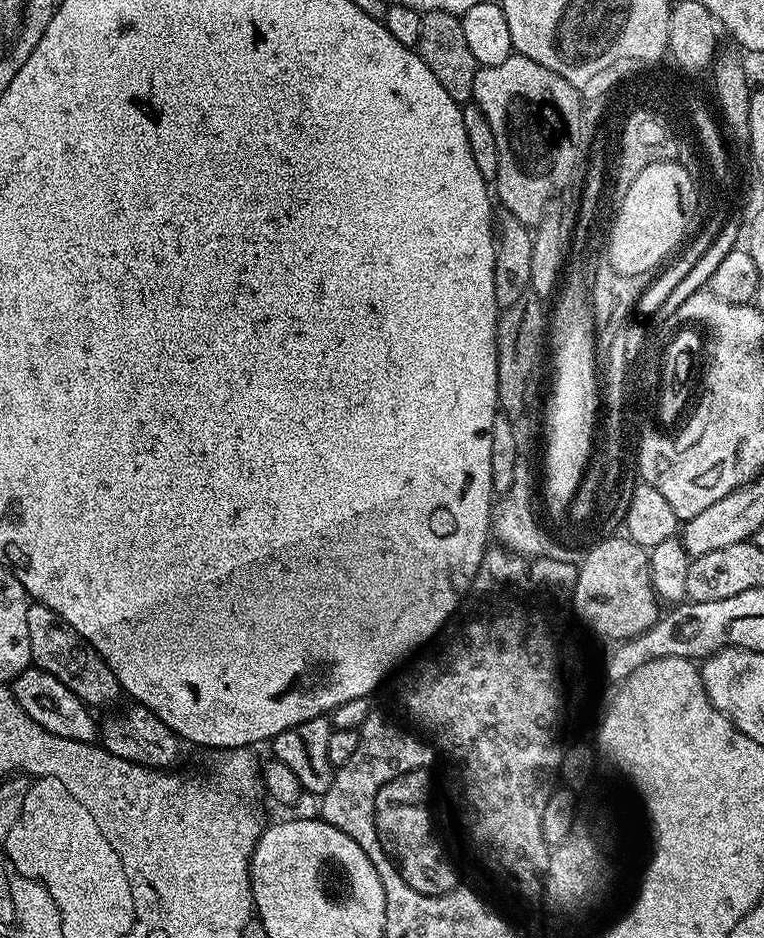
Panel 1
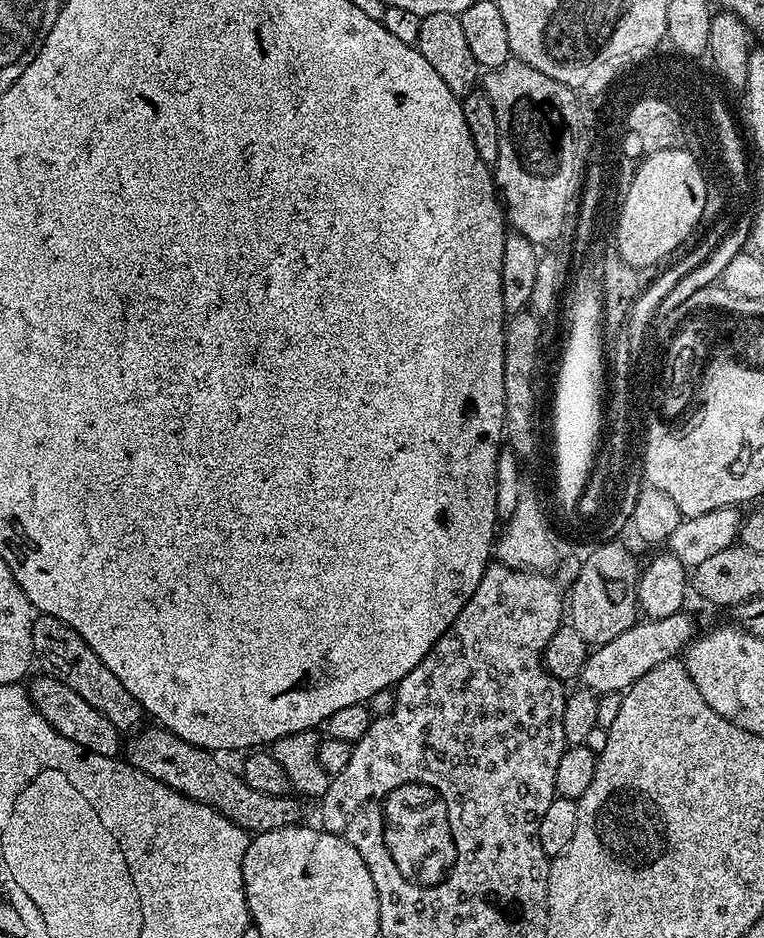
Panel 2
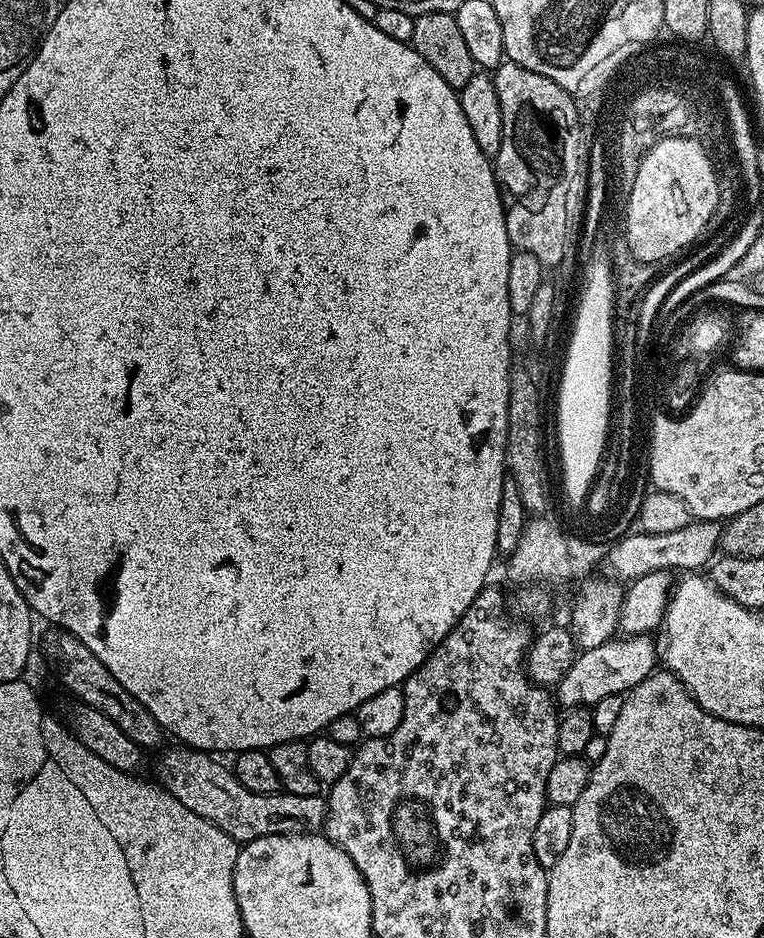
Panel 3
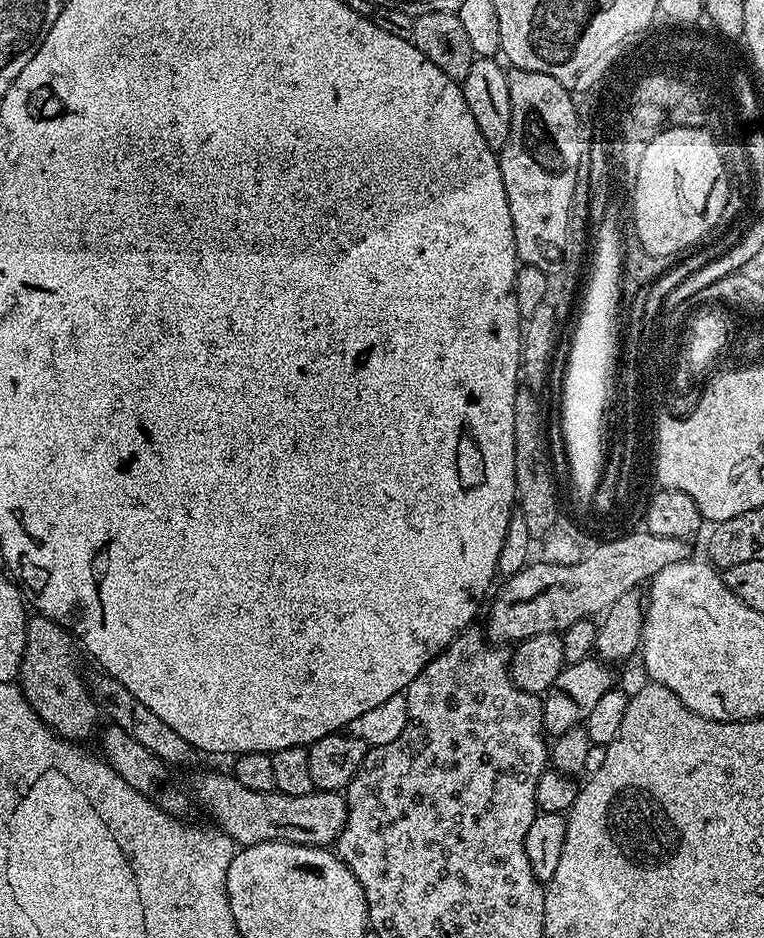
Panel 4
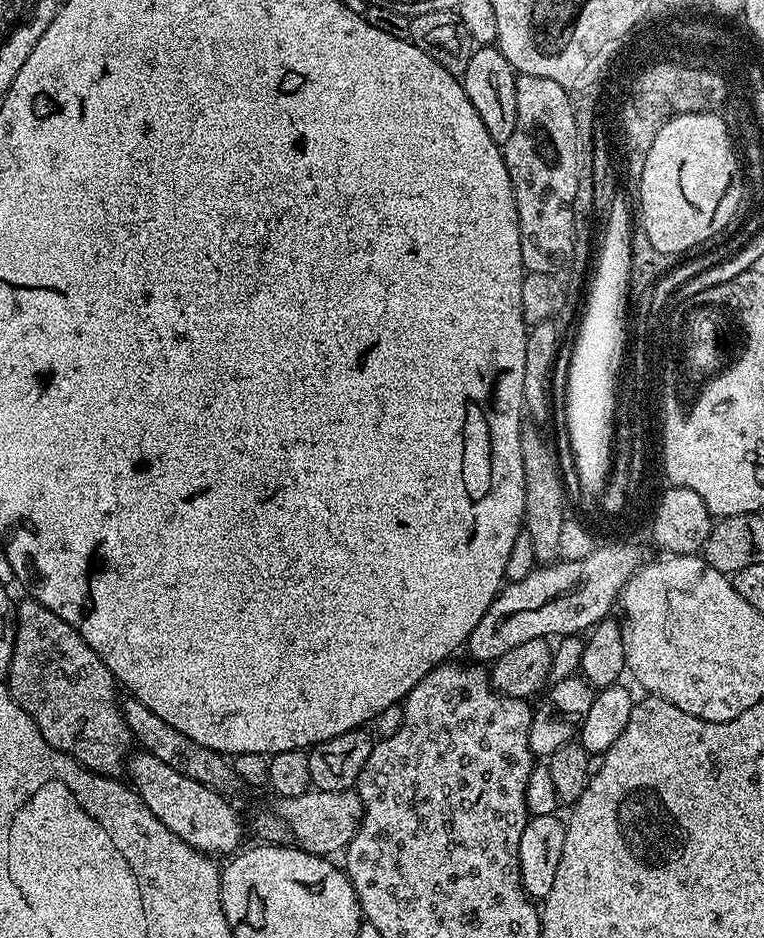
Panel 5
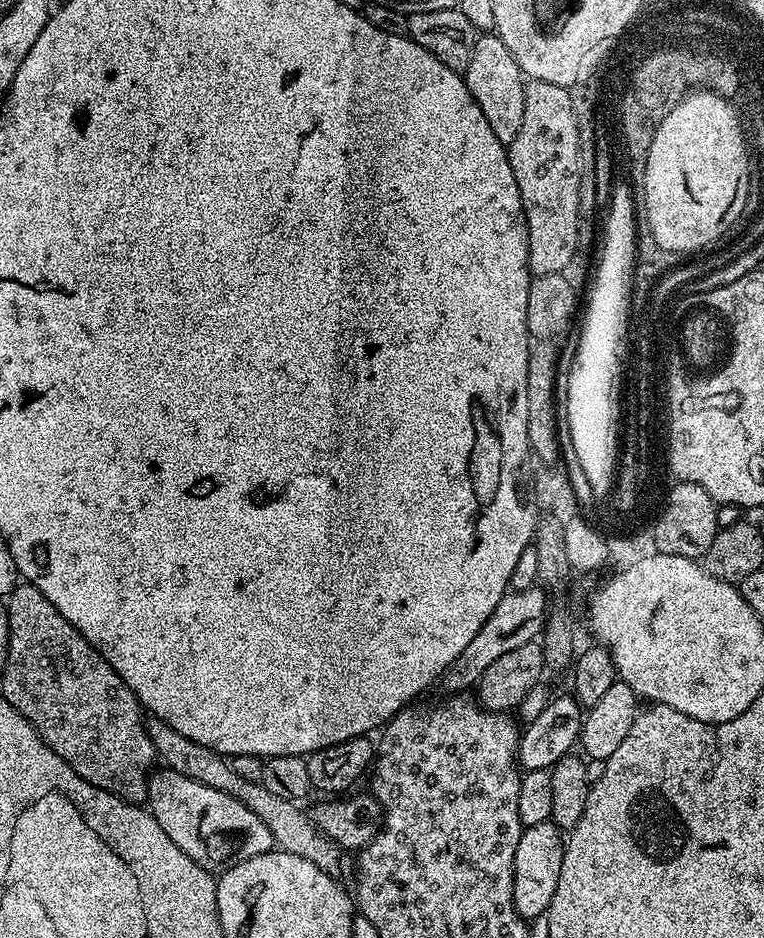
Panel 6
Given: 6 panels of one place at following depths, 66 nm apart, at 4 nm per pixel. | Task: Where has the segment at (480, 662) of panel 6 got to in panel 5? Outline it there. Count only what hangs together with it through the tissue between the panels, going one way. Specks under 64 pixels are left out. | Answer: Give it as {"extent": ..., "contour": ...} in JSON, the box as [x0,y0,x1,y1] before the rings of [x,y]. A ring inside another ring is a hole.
{"extent":[466,543,645,662],"contour":[[[635,543],[606,545],[597,554],[589,555],[582,560],[561,559],[559,562],[537,566],[530,574],[526,574],[526,578],[522,578],[522,582],[505,583],[496,593],[486,614],[482,614],[482,622],[478,622],[478,626],[474,626],[474,630],[468,635],[466,652],[472,655],[469,657],[476,662],[491,662],[502,658],[506,650],[522,646],[522,642],[575,636],[595,628],[611,613],[608,611],[611,610],[612,604],[614,608],[630,578],[639,570],[636,564],[641,561],[645,553],[636,548],[638,547]]]}

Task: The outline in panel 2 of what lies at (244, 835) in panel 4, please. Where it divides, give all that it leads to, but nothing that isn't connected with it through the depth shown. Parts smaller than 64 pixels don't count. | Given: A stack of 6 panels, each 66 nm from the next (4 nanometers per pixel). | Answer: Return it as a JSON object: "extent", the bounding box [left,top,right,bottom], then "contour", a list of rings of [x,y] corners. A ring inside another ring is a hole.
{"extent":[122,727,301,834],"contour":[[[141,727],[135,734],[129,735],[122,744],[123,759],[138,770],[142,770],[142,774],[150,774],[150,778],[162,782],[168,788],[173,788],[178,794],[215,808],[229,822],[238,825],[249,834],[291,828],[301,823],[299,799],[292,800],[291,795],[258,794],[258,790],[246,786],[237,773],[235,776],[230,769],[223,768],[216,761],[219,759],[207,748],[194,746],[166,728],[151,727]]]}

